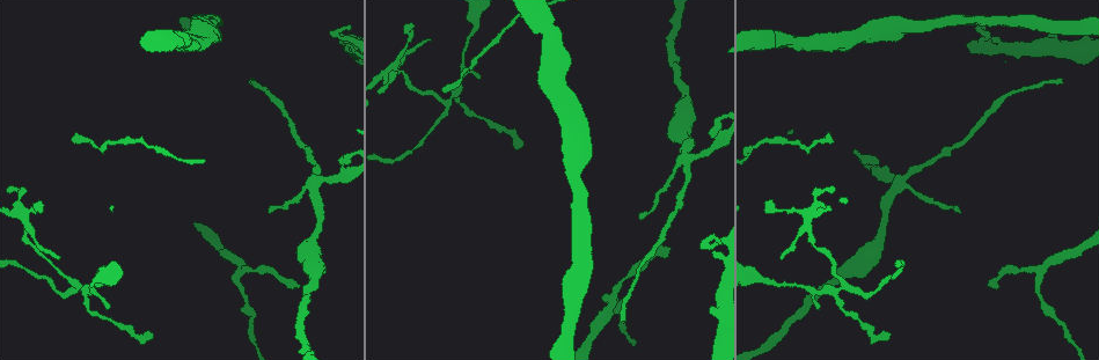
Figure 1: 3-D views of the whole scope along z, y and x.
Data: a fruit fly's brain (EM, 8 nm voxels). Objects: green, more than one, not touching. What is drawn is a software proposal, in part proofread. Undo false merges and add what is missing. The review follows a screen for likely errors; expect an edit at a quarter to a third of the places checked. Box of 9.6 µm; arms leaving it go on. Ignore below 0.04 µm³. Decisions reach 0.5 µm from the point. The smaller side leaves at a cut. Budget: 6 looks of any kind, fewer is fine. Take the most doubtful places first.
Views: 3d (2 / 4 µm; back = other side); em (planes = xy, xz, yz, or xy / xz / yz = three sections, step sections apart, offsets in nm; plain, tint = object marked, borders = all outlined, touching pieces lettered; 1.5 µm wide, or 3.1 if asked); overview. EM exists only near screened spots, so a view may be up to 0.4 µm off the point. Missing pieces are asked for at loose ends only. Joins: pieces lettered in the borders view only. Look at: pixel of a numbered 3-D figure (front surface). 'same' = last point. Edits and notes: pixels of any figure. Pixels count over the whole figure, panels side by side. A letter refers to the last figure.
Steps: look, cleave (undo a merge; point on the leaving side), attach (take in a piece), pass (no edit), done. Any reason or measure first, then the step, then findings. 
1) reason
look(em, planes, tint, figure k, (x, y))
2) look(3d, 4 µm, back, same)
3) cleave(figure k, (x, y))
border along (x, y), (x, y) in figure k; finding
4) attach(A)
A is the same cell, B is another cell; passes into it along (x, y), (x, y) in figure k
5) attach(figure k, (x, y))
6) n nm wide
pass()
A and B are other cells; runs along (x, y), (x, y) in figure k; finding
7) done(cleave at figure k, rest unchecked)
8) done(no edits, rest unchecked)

thin end
look(3d, 2 µm, figure 1, (1061, 80))

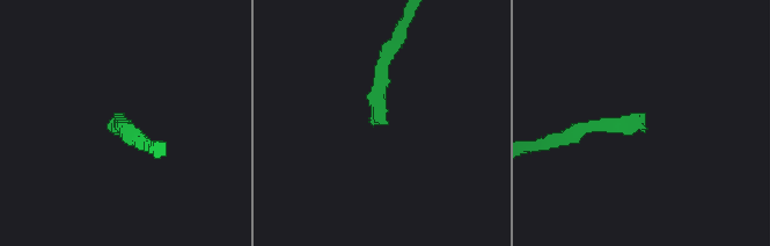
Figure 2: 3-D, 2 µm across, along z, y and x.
need the tissue
look(em, planes, borders, figure 2, (125, 119))

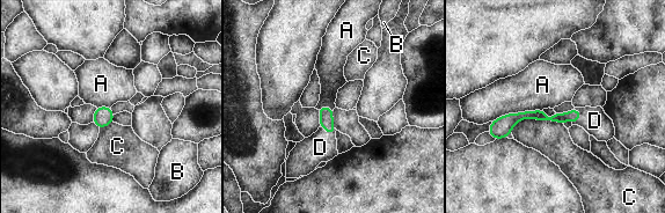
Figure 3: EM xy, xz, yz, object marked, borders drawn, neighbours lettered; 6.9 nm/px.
C touches over 380 nm
attach(D)
D is the same cell, A, B and C are other cells; passes into it along (574, 115), (579, 117), (594, 120) in figure 3; it goes on there

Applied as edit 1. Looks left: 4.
look(3d, 4 µm, figure 1, (668, 247))

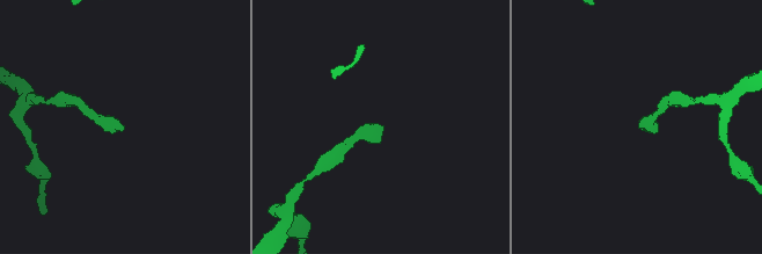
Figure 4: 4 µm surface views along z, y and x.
look(em, planes, plain, figure 4, (122, 125))

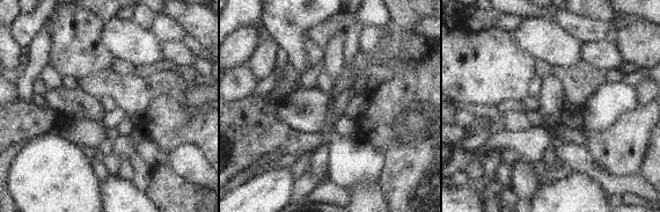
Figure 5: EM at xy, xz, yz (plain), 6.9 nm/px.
look(em, planes, borders, same)

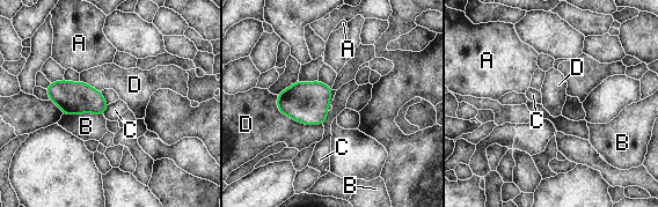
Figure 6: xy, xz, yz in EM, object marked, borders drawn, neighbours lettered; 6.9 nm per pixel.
pass()
A, B, C and D are other cells; border along (328, 111), (327, 119), (322, 124) in figure 6; no lettered piece goes on from it

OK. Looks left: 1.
abrupt turn
look(em, xy, step 8, borders, figure 1, (716, 133))

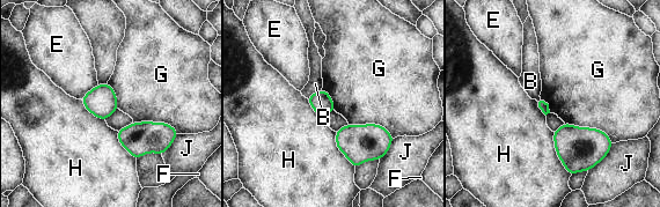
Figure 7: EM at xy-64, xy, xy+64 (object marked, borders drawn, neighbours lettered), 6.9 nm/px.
pass()
B, E, F, G, H and J are other cells; continuous, no second cell

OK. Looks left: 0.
done(attach at figure 3, rest unchecked)

